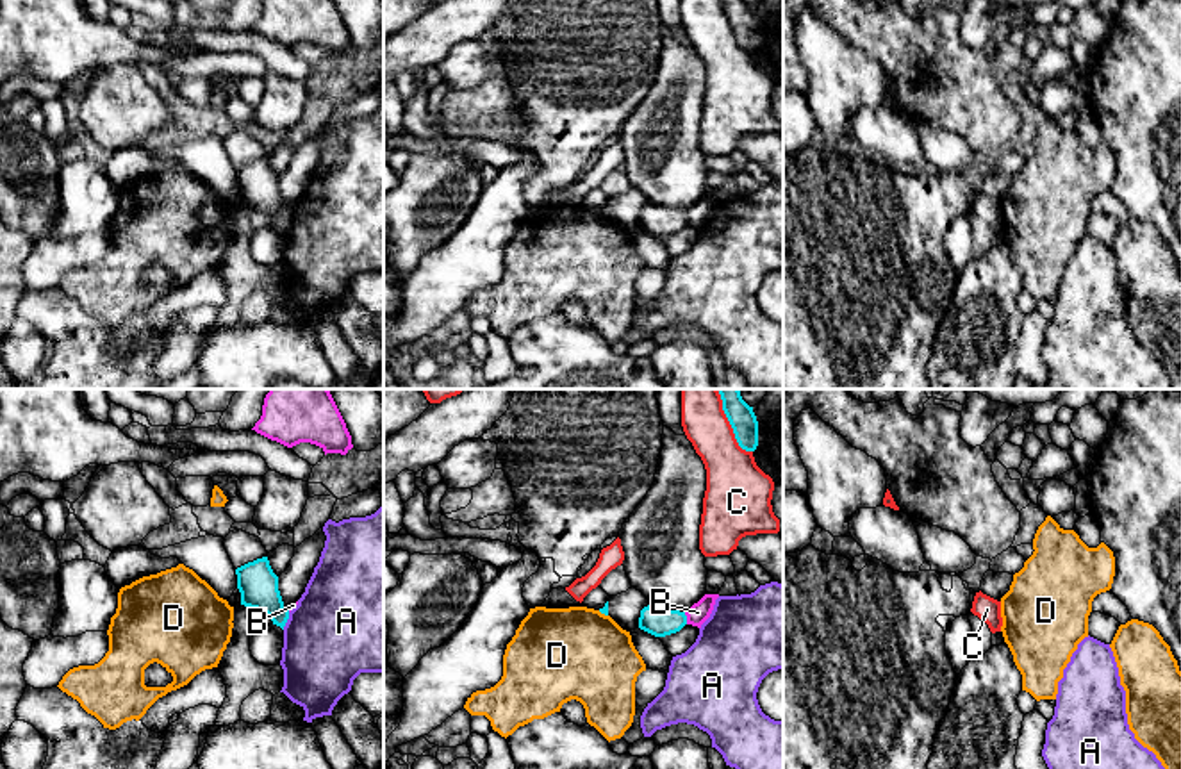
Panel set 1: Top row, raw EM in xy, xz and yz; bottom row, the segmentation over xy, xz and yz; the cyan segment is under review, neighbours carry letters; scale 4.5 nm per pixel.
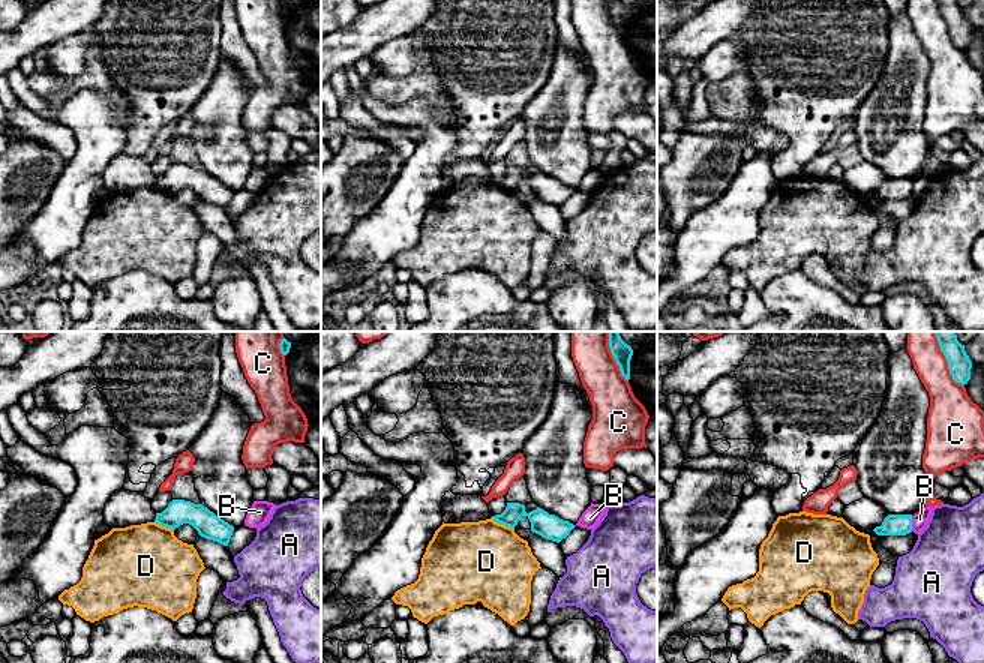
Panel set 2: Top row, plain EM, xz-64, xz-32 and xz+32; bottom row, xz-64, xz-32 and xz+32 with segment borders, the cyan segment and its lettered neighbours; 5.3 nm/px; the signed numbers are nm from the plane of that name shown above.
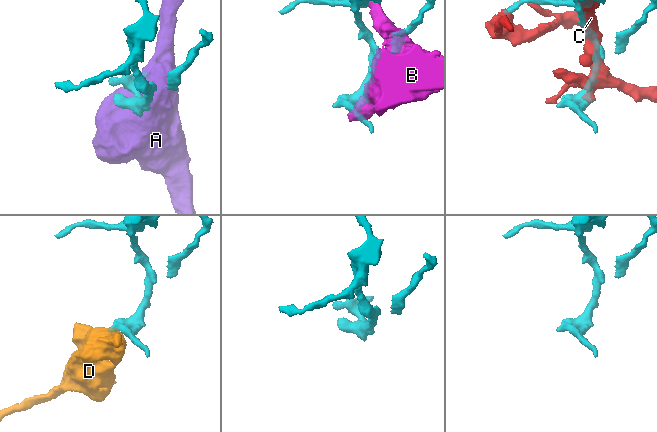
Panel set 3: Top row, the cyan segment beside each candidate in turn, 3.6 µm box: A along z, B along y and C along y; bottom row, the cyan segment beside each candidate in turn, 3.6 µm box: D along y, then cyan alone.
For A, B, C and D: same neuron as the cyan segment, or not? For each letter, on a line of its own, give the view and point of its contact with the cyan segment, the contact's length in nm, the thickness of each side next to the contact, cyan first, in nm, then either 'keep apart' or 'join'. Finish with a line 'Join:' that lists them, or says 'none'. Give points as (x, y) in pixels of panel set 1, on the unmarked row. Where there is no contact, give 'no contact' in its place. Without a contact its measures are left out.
A: contact xy (286, 222); length 90 nm; calibres 180 and 460 nm; keep apart
B: contact xz (685, 218); length 60 nm; calibres 140 and 90 nm; keep apart
C: contact xz (732, 27); length 280 nm; calibres 120 and 260 nm; keep apart
D: contact xz (603, 213); length 50 nm; calibres 30 and 420 nm; keep apart
Join: none

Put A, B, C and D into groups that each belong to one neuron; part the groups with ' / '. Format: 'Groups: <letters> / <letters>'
Groups: A / B / C / D

